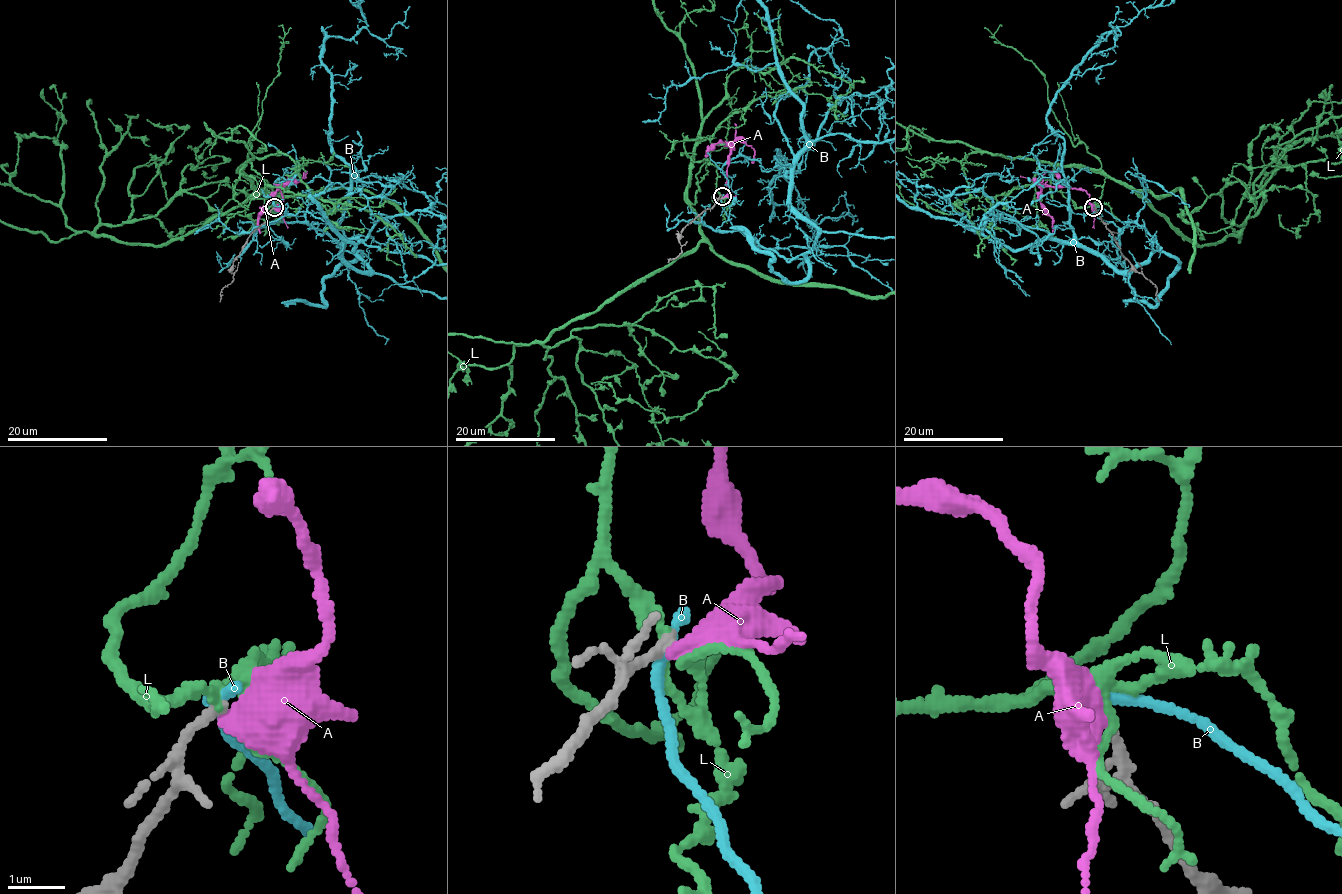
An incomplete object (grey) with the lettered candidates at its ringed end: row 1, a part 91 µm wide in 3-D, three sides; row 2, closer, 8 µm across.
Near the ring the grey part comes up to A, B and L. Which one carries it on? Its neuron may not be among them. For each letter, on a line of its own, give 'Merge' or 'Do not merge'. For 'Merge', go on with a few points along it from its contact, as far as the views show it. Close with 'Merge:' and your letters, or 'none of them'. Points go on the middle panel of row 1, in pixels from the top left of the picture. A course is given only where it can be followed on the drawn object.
A: Do not merge
B: Do not merge
L: Do not merge
Merge: none of them

